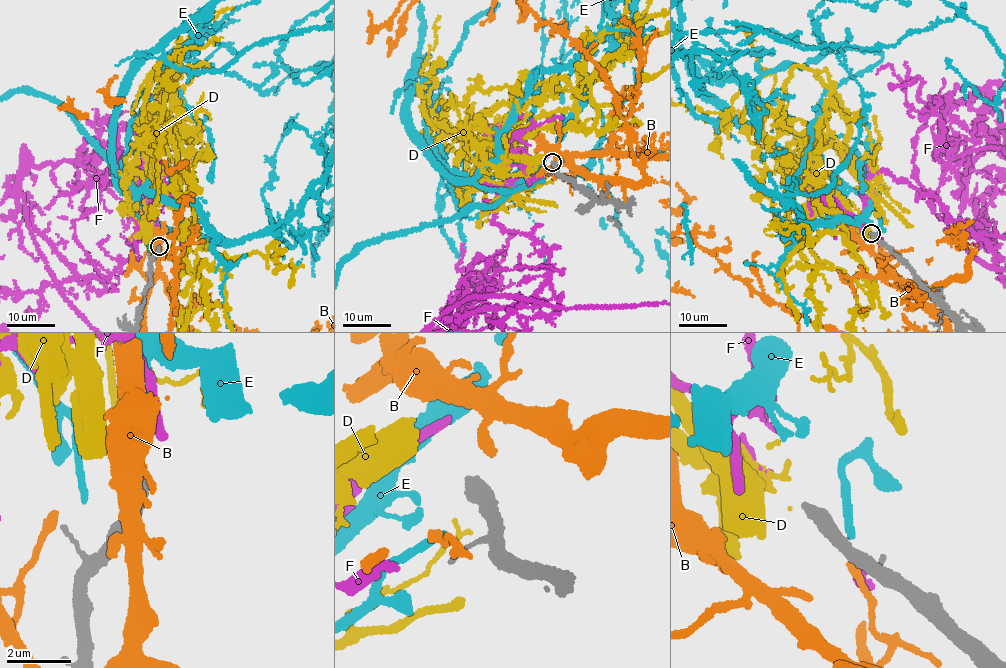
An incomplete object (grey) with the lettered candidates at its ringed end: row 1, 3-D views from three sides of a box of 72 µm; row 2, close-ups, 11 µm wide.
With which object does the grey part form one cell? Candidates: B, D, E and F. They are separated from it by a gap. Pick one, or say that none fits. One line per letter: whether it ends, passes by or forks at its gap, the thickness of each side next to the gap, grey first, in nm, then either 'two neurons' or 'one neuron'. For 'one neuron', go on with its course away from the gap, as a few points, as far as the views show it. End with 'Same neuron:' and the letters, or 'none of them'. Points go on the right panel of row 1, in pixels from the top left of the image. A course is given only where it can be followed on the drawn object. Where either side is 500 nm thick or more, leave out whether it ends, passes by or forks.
B: it ends; calibres 380 and 320 nm; two neurons
D: calibres 380 and 700 nm; two neurons
E: it ends; calibres 380 and 240 nm; two neurons
F: it ends; calibres 380 and 280 nm; two neurons
Same neuron: none of them

